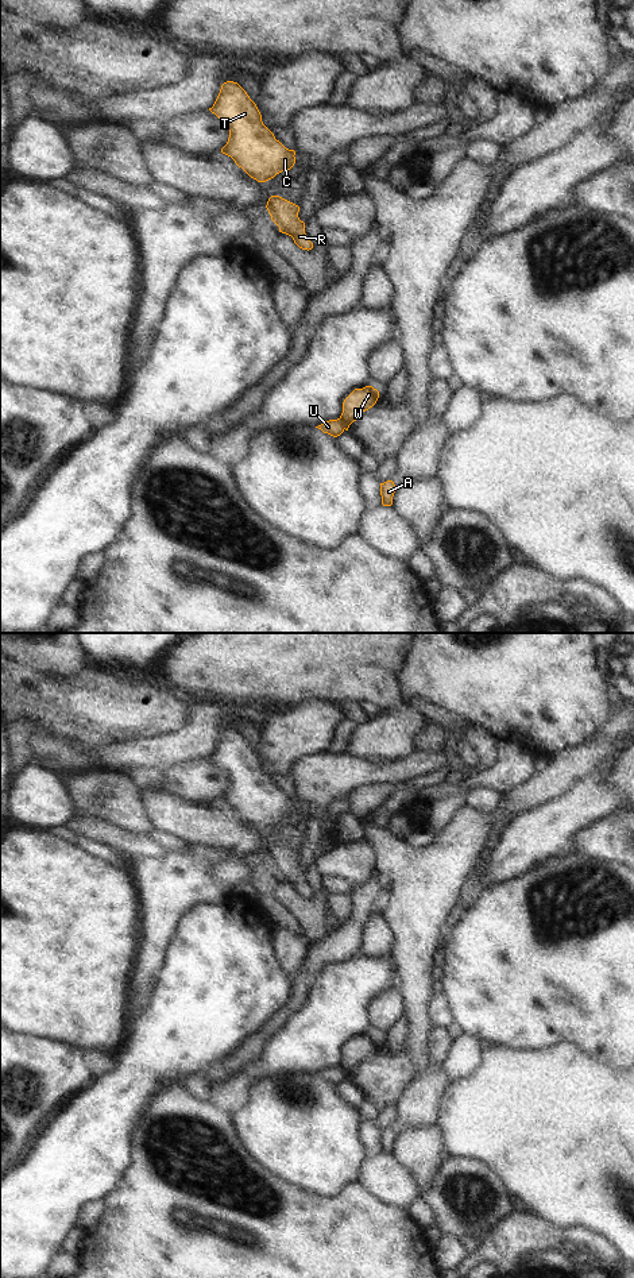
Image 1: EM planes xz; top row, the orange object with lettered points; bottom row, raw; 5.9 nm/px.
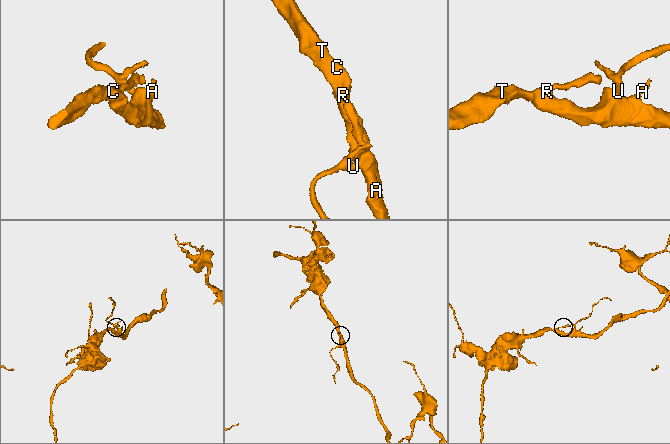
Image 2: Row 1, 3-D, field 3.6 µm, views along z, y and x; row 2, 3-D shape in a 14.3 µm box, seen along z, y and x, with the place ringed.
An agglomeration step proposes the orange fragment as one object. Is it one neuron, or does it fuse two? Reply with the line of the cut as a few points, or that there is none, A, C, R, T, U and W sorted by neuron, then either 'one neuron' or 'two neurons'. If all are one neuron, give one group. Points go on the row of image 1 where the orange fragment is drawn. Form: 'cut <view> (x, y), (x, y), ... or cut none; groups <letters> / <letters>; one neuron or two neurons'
cut xz (339, 419), (344, 428); groups A C R T W / U; two neurons

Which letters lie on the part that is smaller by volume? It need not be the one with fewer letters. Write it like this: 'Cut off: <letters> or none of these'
Cut off: U.

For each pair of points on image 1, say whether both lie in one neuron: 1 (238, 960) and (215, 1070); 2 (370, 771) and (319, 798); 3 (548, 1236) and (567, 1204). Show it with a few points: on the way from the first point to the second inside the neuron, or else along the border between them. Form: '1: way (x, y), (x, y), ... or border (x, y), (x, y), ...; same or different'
1: border (240, 1042), (228, 1057), (196, 1074); different
2: way (358, 772), (346, 772), (331, 786); same
3: border (533, 1213), (559, 1227), (579, 1228); different

